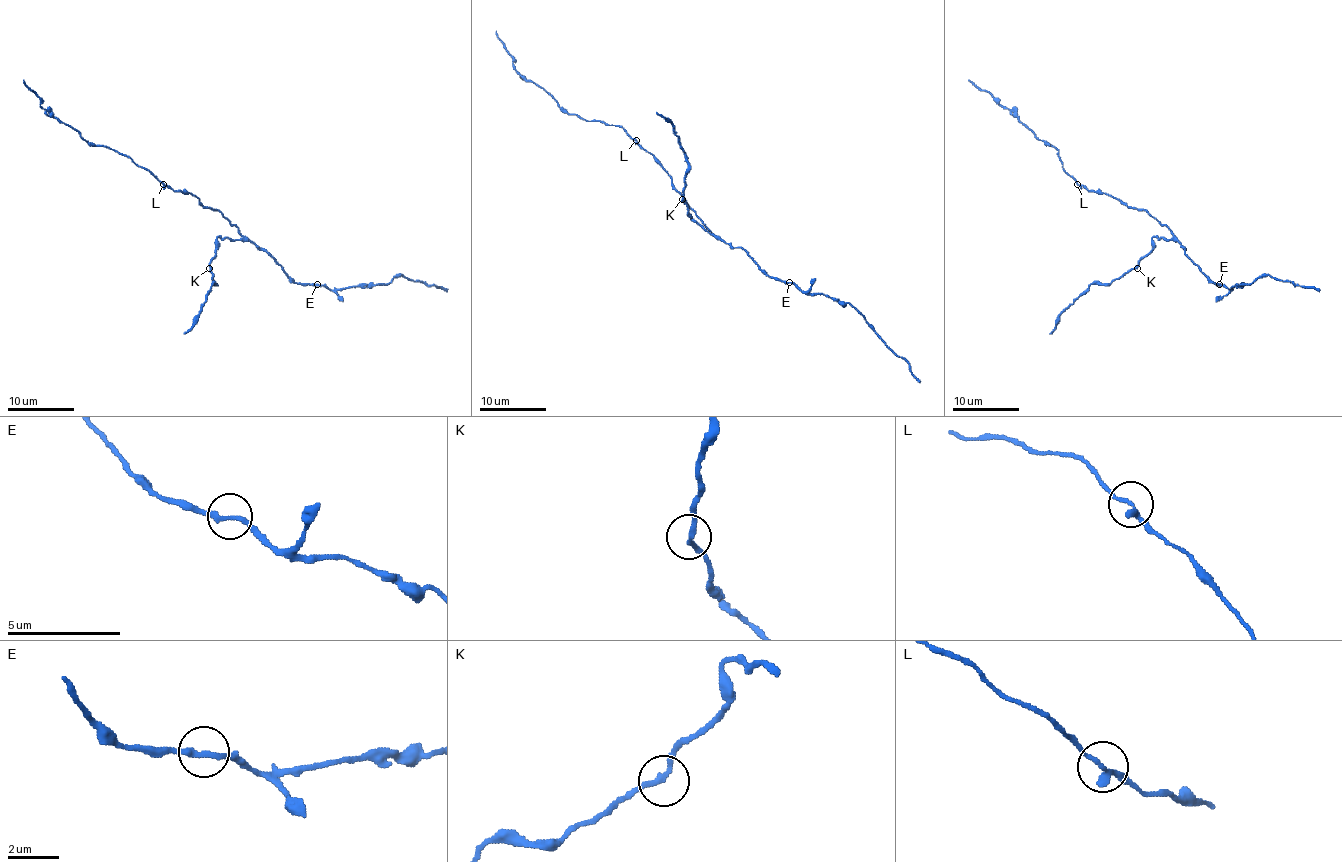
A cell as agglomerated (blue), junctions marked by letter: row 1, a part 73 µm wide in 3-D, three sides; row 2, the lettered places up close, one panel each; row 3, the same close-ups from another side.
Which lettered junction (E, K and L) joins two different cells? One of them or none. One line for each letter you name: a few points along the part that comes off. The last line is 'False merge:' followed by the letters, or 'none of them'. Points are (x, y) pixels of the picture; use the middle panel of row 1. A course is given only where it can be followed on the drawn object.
False merge: none of them

